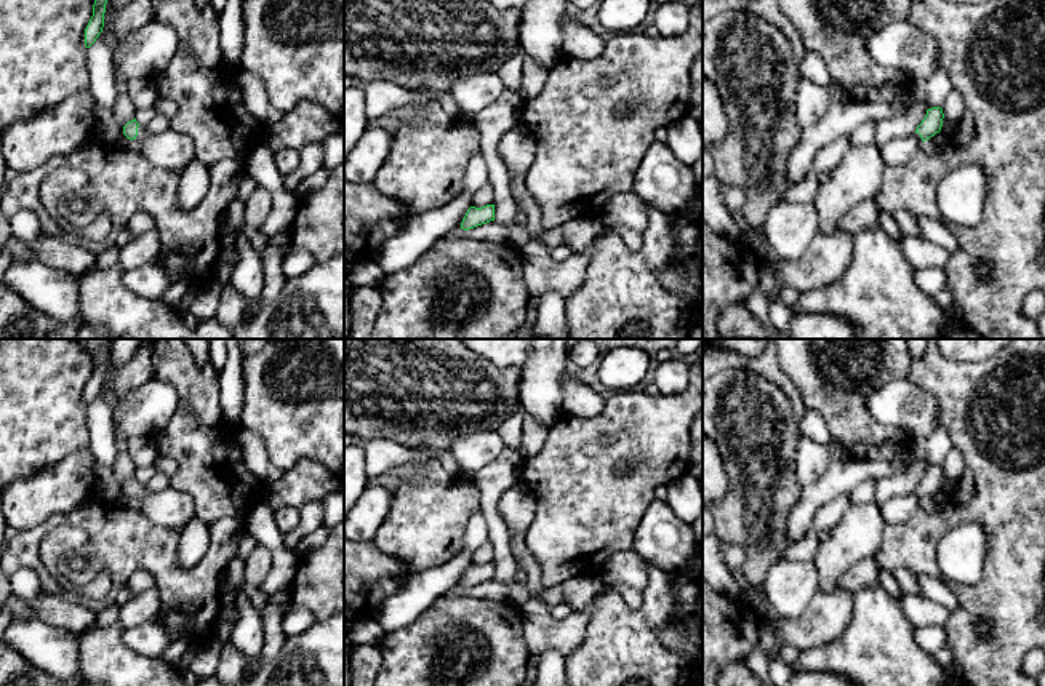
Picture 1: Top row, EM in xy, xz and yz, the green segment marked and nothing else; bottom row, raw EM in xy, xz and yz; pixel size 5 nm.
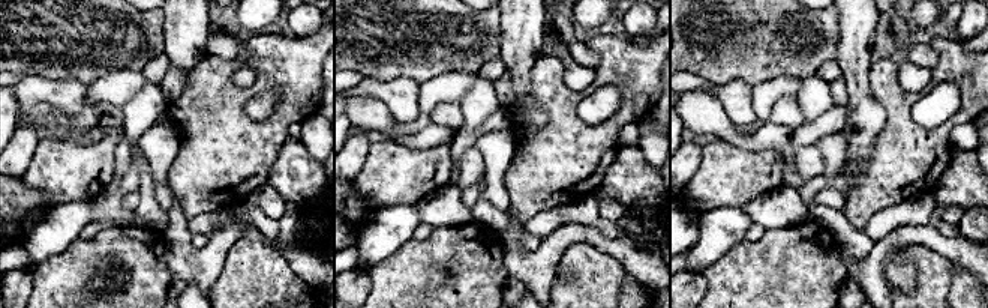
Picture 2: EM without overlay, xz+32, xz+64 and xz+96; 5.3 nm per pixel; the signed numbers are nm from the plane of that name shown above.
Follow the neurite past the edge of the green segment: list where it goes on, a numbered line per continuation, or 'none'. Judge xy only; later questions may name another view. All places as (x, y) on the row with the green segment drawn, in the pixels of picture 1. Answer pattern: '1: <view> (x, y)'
1: xy (172, 151)

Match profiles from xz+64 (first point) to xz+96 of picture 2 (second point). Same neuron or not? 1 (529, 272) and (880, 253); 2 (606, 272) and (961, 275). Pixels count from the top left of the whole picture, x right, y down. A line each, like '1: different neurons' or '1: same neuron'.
1: same neuron
2: different neurons

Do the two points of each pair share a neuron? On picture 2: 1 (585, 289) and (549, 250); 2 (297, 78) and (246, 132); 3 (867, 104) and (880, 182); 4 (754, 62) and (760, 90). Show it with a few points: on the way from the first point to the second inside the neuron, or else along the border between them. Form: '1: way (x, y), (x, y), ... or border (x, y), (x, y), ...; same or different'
1: border (591, 242), (573, 242), (558, 265); different
2: way (297, 96), (297, 101), (264, 132); same
3: border (883, 107), (885, 125), (870, 158), (855, 172); different
4: border (793, 75), (775, 75), (753, 86); different

